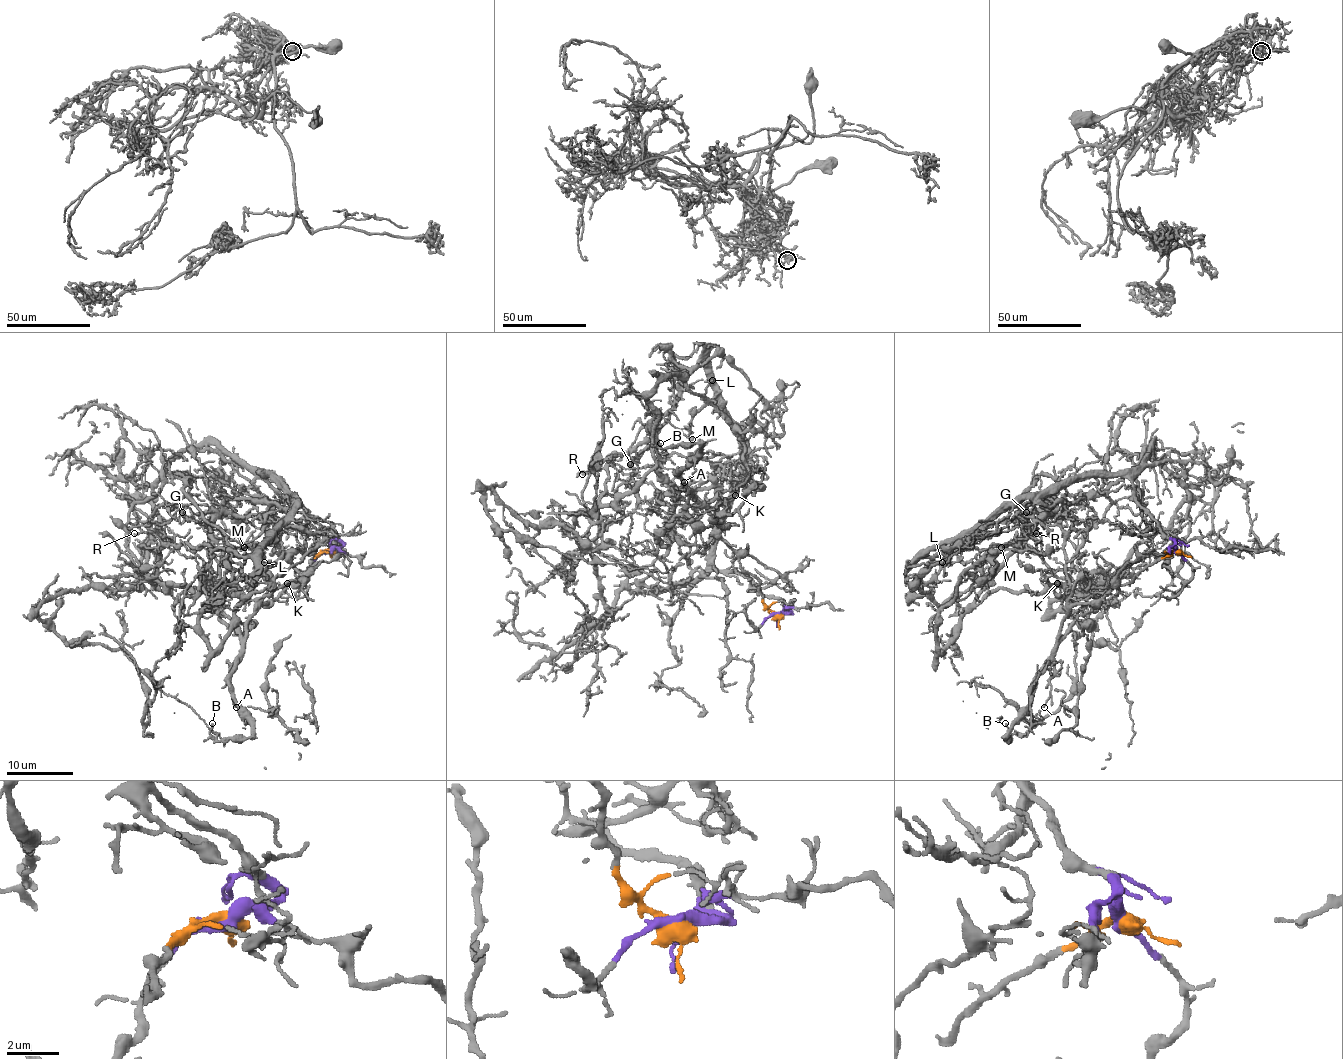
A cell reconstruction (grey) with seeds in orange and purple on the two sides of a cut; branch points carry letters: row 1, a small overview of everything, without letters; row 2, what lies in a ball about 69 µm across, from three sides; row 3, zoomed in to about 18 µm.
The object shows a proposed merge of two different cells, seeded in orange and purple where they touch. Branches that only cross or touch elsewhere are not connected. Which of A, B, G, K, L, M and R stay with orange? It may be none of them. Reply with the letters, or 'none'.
A, B, K

